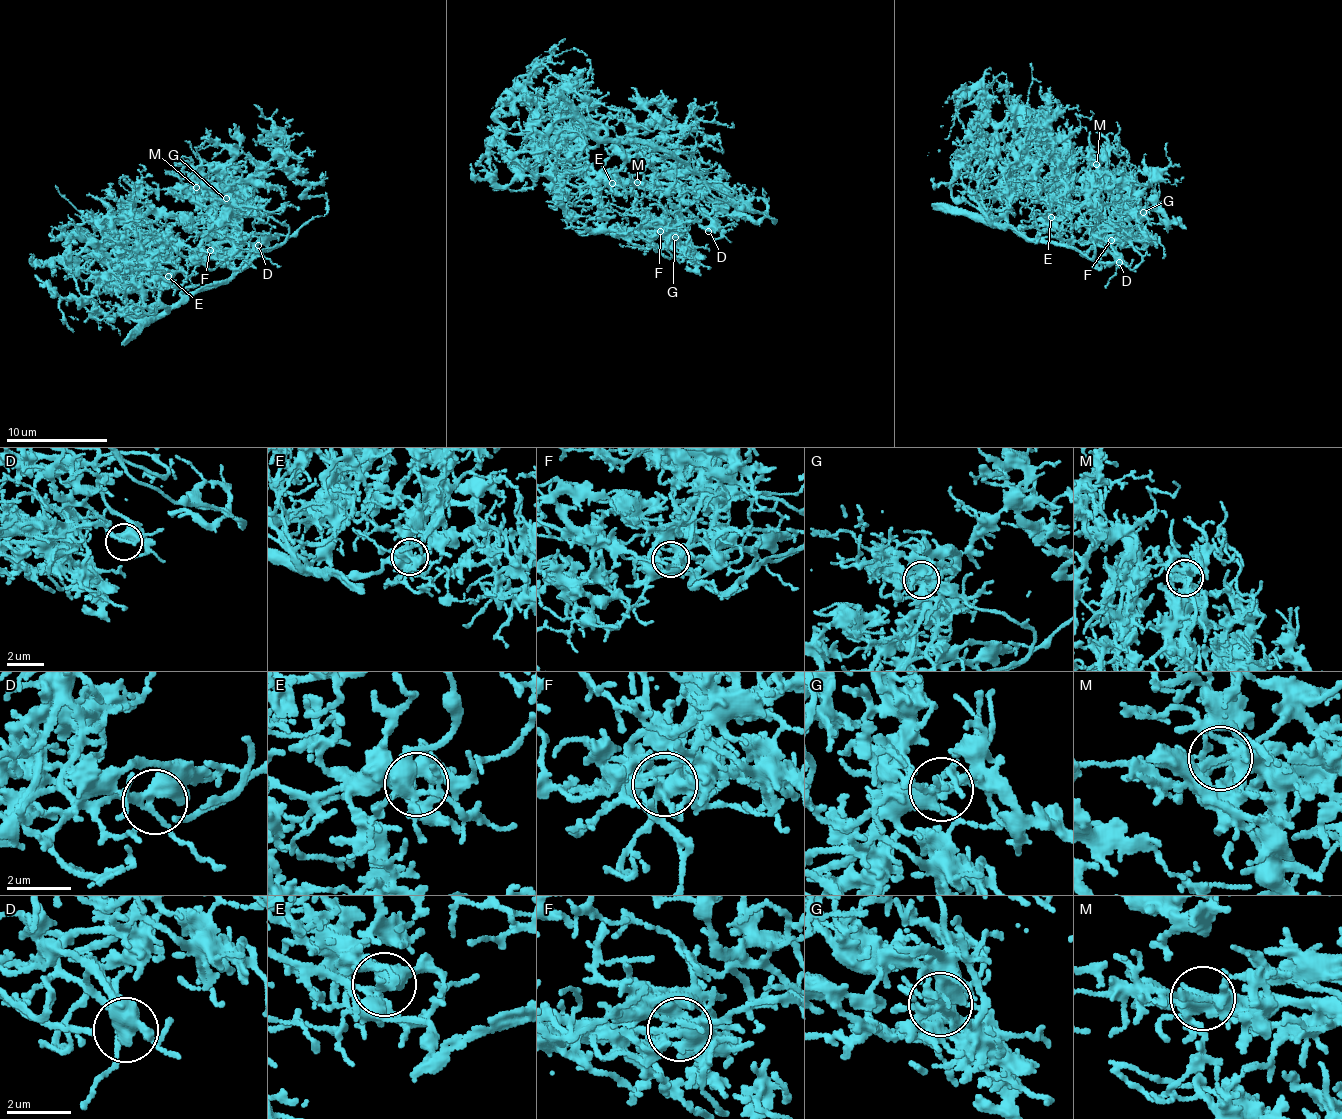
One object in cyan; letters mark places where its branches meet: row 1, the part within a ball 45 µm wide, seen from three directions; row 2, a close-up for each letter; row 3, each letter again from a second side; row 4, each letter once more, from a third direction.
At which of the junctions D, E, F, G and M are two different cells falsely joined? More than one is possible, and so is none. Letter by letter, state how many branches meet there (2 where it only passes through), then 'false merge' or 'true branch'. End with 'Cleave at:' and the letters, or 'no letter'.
D: branches 3; true branch
E: branches 7; true branch
F: branches 8; true branch
G: branches 5; true branch
M: branches 6; true branch
Cleave at: no letter

